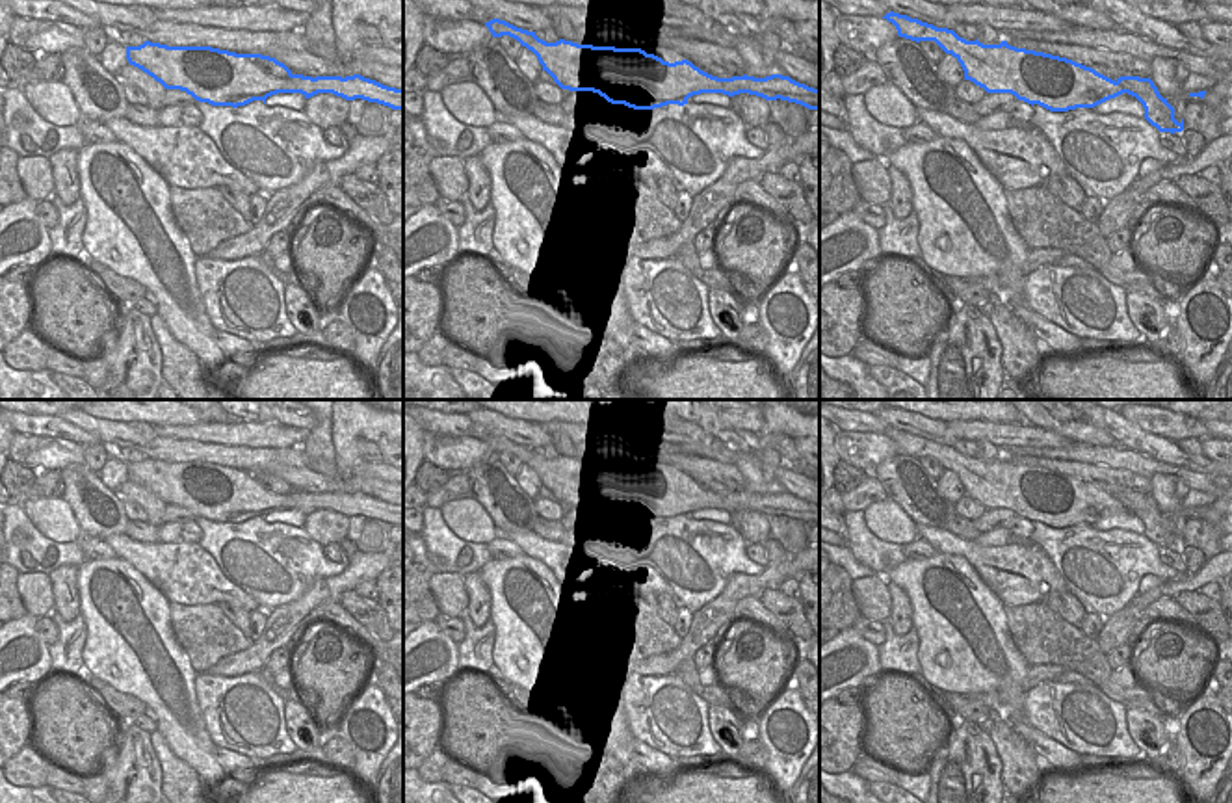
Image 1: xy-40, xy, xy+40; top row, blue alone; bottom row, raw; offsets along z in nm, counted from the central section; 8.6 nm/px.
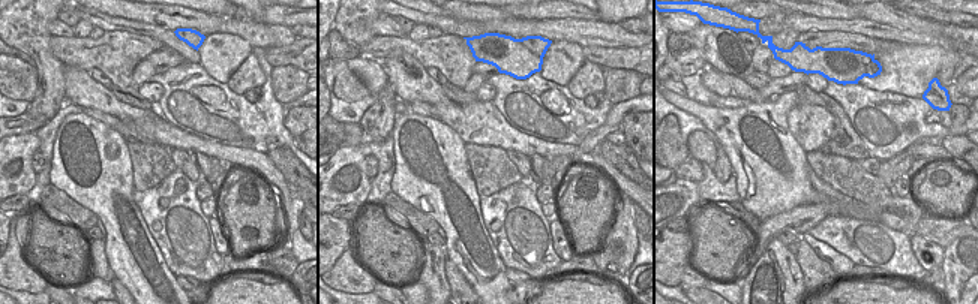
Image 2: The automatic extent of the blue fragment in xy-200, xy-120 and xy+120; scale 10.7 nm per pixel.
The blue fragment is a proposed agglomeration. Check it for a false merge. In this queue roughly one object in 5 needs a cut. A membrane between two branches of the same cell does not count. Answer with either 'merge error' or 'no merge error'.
merge error

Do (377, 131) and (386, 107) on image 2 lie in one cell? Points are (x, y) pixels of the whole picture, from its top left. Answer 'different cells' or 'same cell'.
same cell

